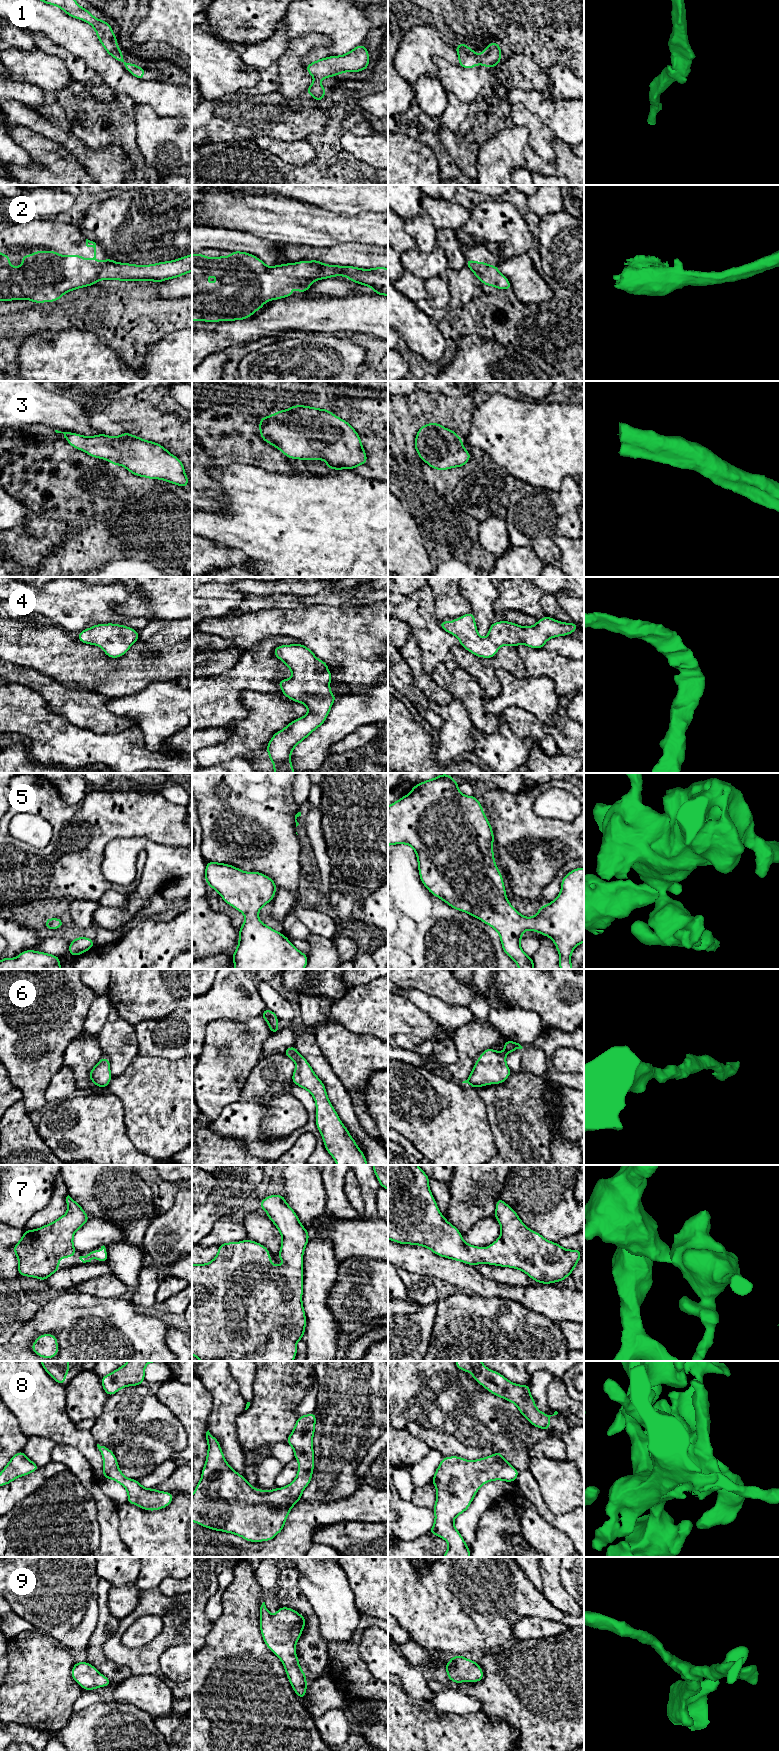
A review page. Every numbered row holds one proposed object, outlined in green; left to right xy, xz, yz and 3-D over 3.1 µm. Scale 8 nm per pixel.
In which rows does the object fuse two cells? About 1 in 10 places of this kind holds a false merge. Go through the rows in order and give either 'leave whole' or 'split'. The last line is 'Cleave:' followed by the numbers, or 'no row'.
1: leave whole
2: leave whole
3: leave whole
4: leave whole
5: leave whole
6: leave whole
7: leave whole
8: leave whole
9: leave whole
Cleave: no row

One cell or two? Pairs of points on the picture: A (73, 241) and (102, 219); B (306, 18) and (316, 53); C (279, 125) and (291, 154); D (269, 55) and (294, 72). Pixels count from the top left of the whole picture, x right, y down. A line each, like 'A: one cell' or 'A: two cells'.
A: two cells
B: one cell
C: two cells
D: two cells

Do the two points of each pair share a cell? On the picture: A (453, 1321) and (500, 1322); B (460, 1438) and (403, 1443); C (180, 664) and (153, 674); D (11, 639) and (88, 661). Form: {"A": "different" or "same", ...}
{"A": "same", "B": "different", "C": "same", "D": "same"}

